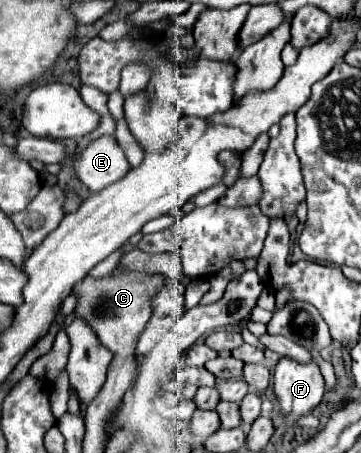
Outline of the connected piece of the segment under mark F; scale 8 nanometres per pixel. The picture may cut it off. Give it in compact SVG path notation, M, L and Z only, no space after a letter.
M279 359L273 373L273 391L283 419L295 425L321 403L325 383L317 365L299 365L291 359Z

